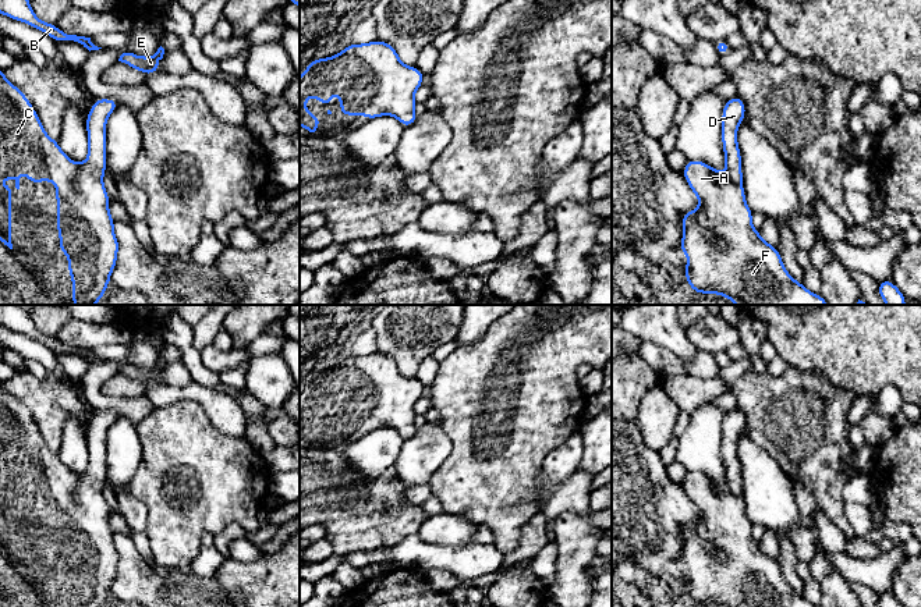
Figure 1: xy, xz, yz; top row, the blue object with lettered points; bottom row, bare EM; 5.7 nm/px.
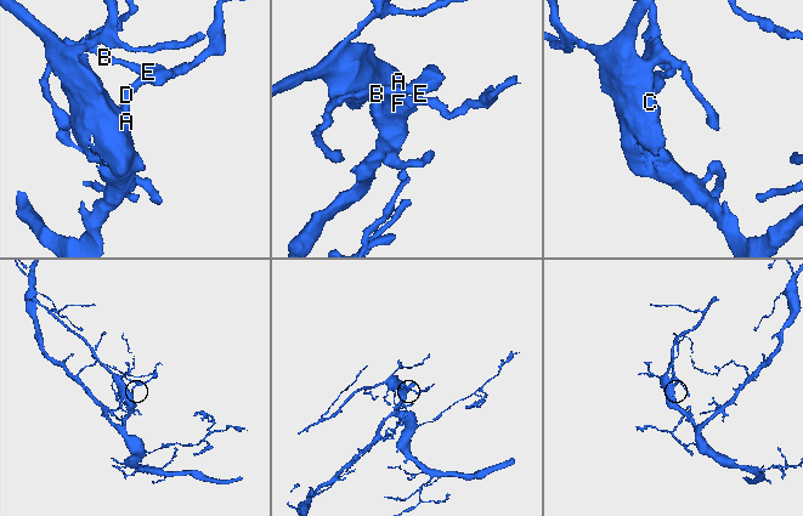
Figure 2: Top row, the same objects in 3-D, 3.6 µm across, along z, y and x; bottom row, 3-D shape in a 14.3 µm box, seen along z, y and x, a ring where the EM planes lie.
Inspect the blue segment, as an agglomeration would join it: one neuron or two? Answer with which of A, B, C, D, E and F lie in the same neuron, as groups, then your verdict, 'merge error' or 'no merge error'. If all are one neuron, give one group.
A B C D E F; no merge error

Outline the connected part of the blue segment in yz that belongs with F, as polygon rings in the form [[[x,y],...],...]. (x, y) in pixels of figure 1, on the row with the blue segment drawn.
[[[734,96],[722,111],[722,146],[726,173],[701,160],[686,161],[683,177],[697,195],[699,206],[681,216],[683,238],[679,248],[686,253],[686,280],[698,294],[718,294],[736,305],[829,305],[821,294],[812,294],[786,270],[779,251],[752,227],[752,212],[743,188],[741,152],[737,129],[745,118],[745,104]]]

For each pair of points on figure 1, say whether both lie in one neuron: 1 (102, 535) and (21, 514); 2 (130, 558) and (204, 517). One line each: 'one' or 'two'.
1: one
2: two

